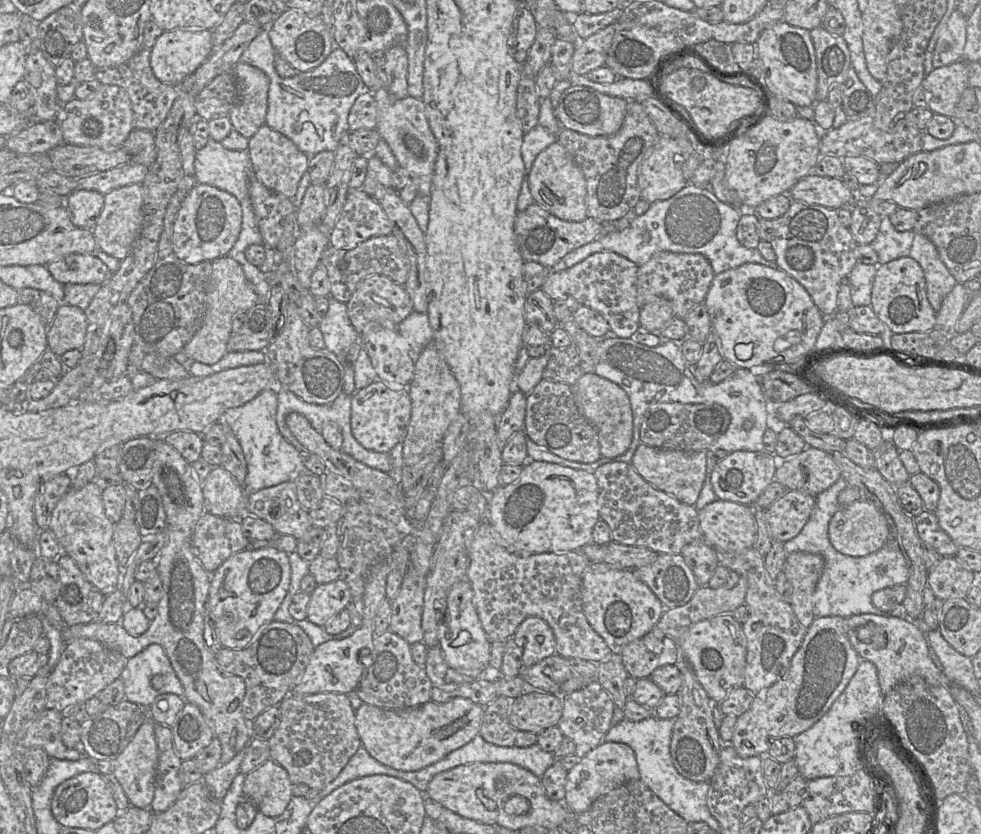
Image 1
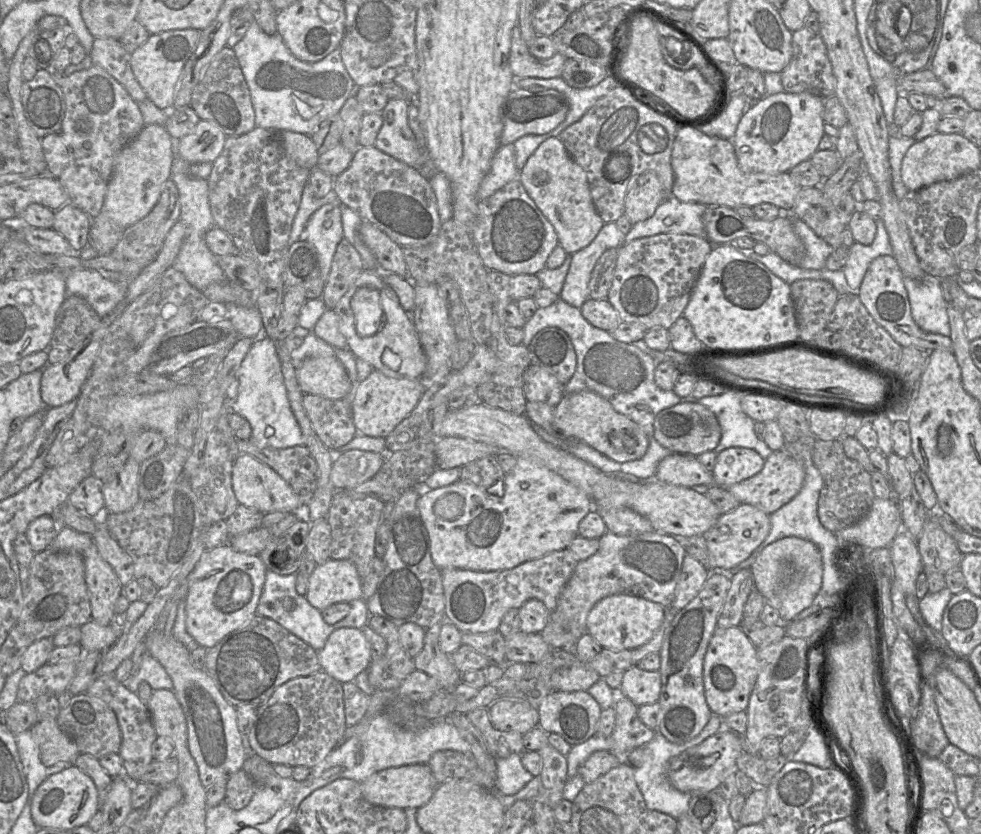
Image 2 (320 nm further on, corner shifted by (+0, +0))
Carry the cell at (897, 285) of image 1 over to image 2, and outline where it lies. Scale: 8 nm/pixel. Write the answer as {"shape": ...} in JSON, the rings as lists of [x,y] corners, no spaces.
{"shape":[[[879,256],[871,262],[857,295],[874,320],[902,347],[916,347],[926,352],[952,351],[950,337],[924,332],[914,322],[904,275],[893,256]]]}

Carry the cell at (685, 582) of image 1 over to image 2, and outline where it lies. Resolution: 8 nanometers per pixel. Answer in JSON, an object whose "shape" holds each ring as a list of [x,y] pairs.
{"shape":[[[606,531],[599,538],[599,549],[591,557],[578,561],[563,588],[556,609],[540,632],[552,650],[573,650],[577,640],[587,632],[587,616],[601,599],[614,594],[631,594],[670,607],[687,552],[681,540],[656,531],[632,536],[618,536]]]}

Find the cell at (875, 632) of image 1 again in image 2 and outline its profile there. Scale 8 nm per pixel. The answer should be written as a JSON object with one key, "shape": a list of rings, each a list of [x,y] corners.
{"shape":[[[740,504],[732,511],[721,514],[716,523],[703,534],[707,542],[709,567],[723,569],[736,567],[765,540],[770,528],[770,515],[751,504]]]}

